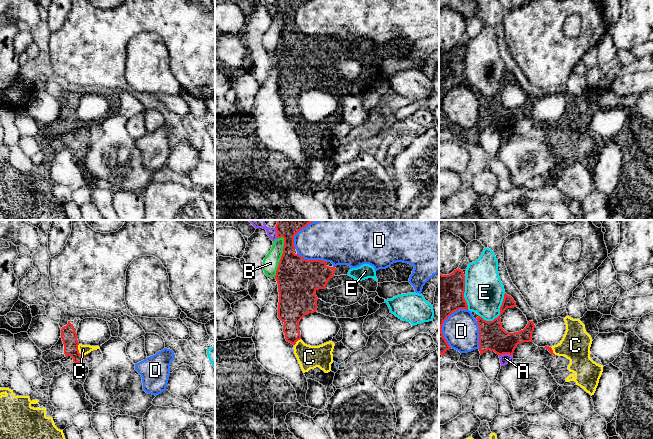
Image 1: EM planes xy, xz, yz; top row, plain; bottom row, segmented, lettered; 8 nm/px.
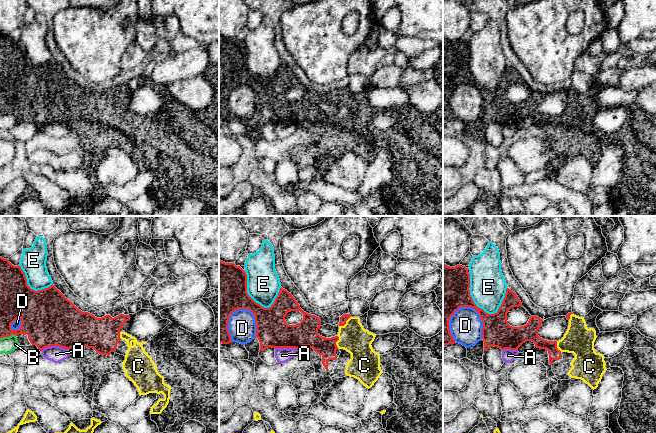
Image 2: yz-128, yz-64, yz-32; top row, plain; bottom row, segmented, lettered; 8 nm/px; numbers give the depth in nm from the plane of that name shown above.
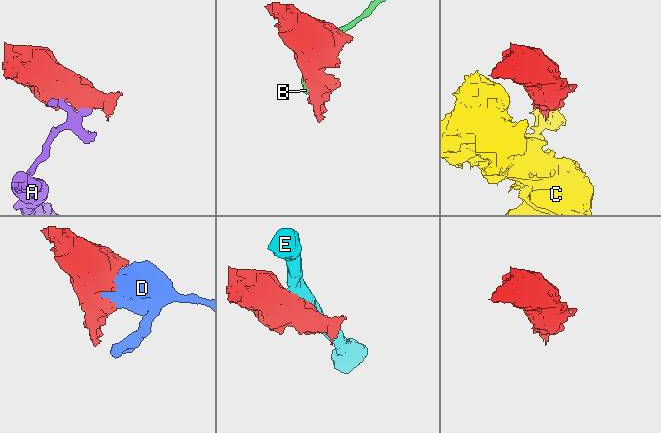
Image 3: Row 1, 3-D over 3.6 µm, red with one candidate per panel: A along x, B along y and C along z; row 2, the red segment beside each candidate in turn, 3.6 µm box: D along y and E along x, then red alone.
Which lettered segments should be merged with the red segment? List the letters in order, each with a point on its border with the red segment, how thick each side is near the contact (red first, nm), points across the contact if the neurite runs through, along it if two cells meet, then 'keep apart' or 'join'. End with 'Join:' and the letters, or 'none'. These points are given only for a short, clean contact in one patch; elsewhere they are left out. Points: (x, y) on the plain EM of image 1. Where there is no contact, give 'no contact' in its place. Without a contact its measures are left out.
A: meets red in yz at (505, 129); 220 nm thick on the red side, 80 nm on the other; keep apart
B: meets red in xz at (281, 32); 340 nm thick on the red side, 130 nm on the other; keep apart
C: meets red in xy at (78, 127); 130 nm thick on the red side, 80 nm on the other; runs through xy (69, 113), (70, 119), (78, 127), (83, 125); join
D: meets red in xz at (312, 36); 340 nm thick on the red side, 320 nm on the other; keep apart
E: meets red in yz at (500, 90); 220 nm thick on the red side, 320 nm on the other; keep apart
Join: C

